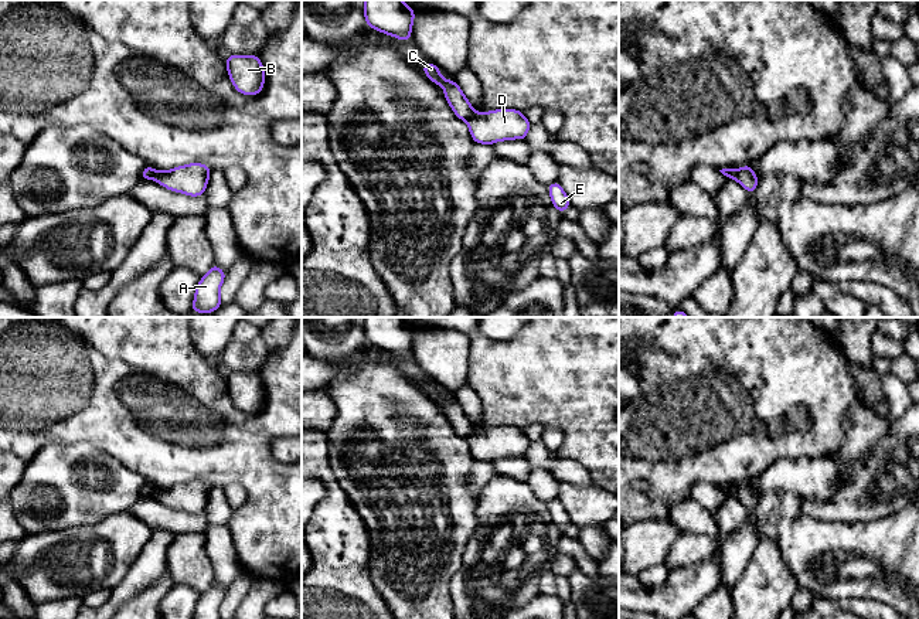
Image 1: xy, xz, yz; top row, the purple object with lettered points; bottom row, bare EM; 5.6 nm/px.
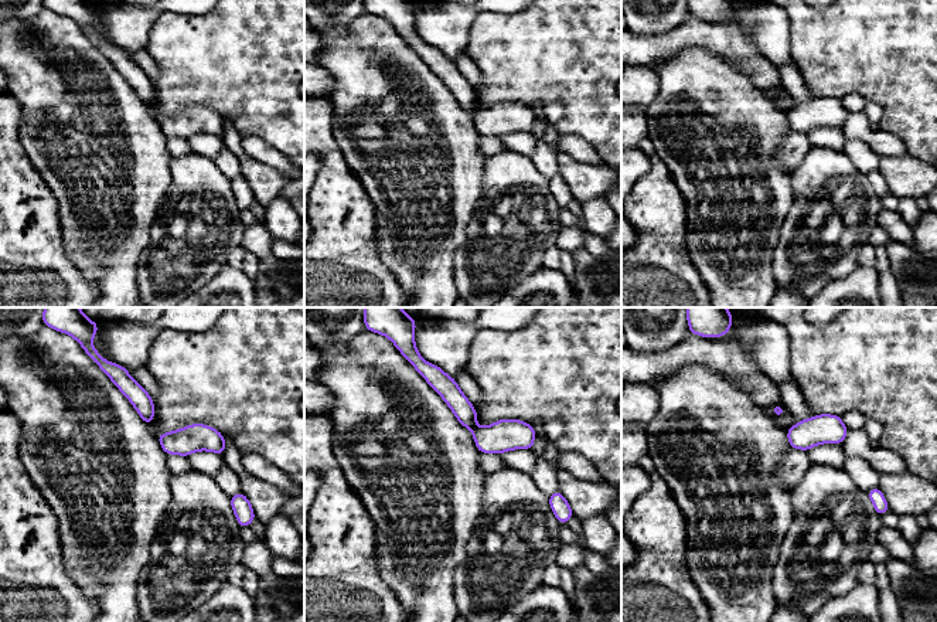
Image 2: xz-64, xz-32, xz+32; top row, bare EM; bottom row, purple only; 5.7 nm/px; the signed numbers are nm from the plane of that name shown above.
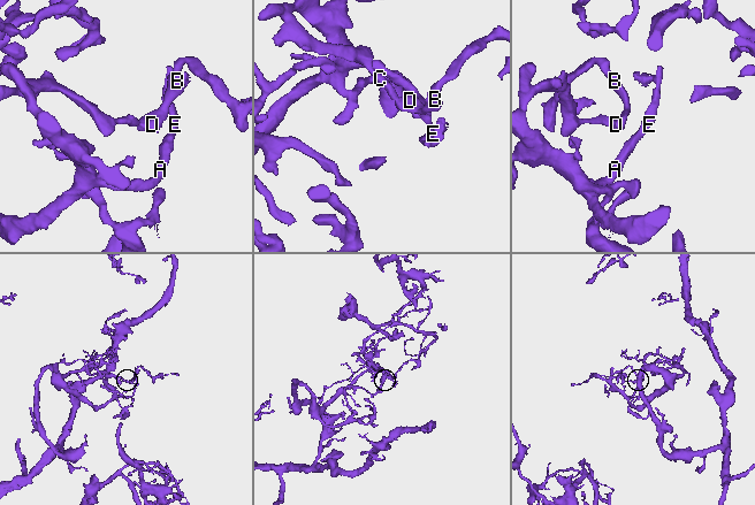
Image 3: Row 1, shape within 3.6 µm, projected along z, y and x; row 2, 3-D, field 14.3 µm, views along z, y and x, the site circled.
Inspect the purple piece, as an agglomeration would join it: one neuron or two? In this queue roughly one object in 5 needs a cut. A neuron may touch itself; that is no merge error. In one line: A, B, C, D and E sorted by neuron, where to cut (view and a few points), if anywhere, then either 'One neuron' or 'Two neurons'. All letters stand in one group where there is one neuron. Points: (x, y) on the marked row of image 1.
Groups: A C E / B D. Split along xz (475, 114), (466, 121). Two neurons

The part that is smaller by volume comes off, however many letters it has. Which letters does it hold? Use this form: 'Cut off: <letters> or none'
Cut off: B, D

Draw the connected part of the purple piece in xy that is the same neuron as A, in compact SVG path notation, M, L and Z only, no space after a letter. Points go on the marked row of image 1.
M214 263L201 278L194 293L193 312L211 313L221 307L219 289L225 273Z

